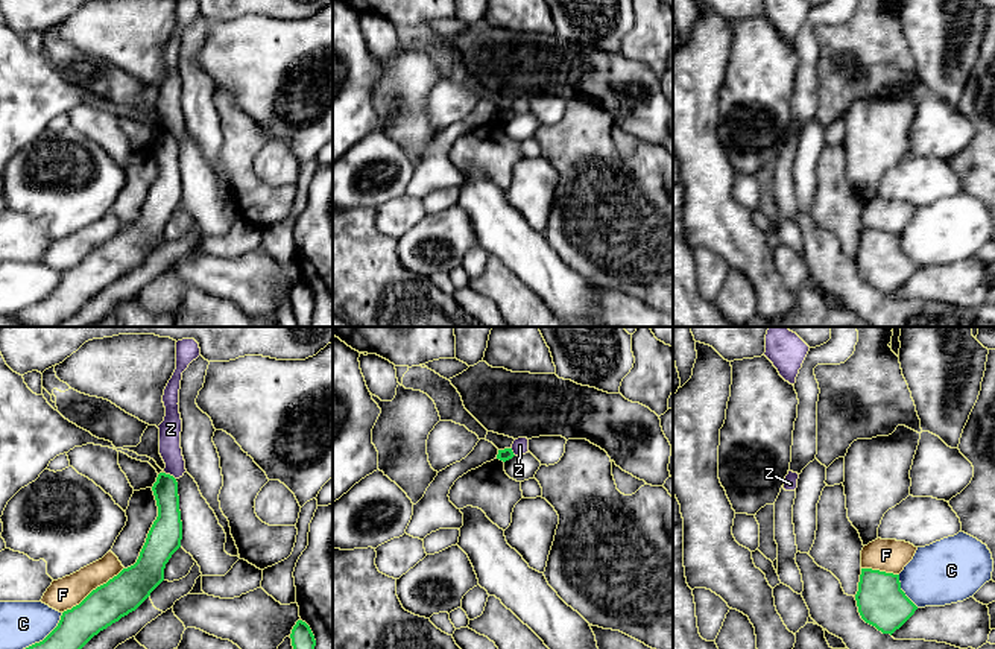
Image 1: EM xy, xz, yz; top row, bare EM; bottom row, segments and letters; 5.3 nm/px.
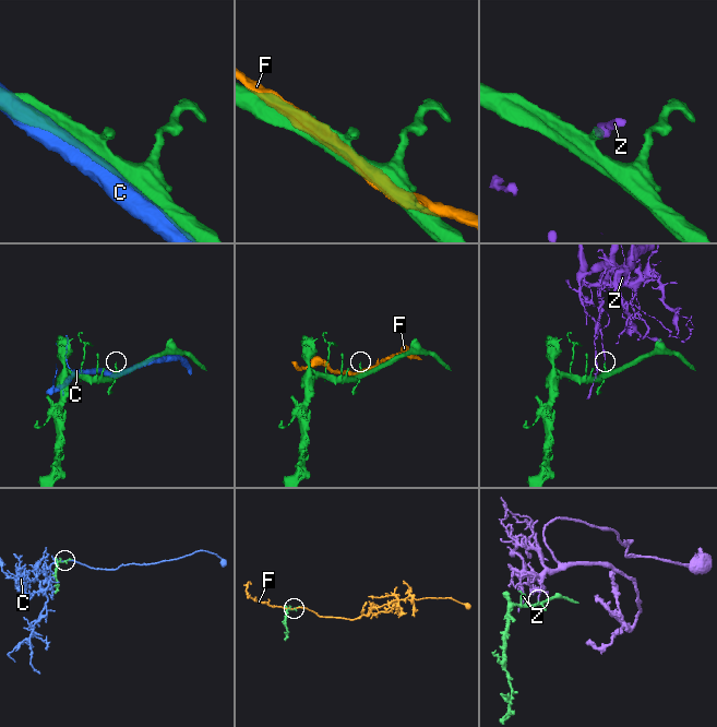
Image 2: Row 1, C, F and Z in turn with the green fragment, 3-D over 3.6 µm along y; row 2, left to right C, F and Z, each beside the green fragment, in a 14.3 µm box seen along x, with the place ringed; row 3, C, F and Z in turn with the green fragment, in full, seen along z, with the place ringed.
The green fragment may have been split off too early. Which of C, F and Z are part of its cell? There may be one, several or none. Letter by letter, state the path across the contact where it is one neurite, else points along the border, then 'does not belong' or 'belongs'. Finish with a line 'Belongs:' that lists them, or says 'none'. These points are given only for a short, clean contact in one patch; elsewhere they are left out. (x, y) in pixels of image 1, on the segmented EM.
C: does not belong
F: does not belong
Z: border along xy (164, 471), (175, 479); does not belong
Belongs: none

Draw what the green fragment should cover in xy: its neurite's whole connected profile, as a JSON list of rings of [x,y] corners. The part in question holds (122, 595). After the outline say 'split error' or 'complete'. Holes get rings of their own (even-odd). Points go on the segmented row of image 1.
[[[160,473],[152,491],[158,506],[158,517],[147,533],[137,562],[93,590],[79,605],[64,611],[58,626],[47,637],[26,649],[82,649],[100,631],[135,611],[164,581],[166,564],[181,547],[182,540],[178,482],[173,476]]] | complete

